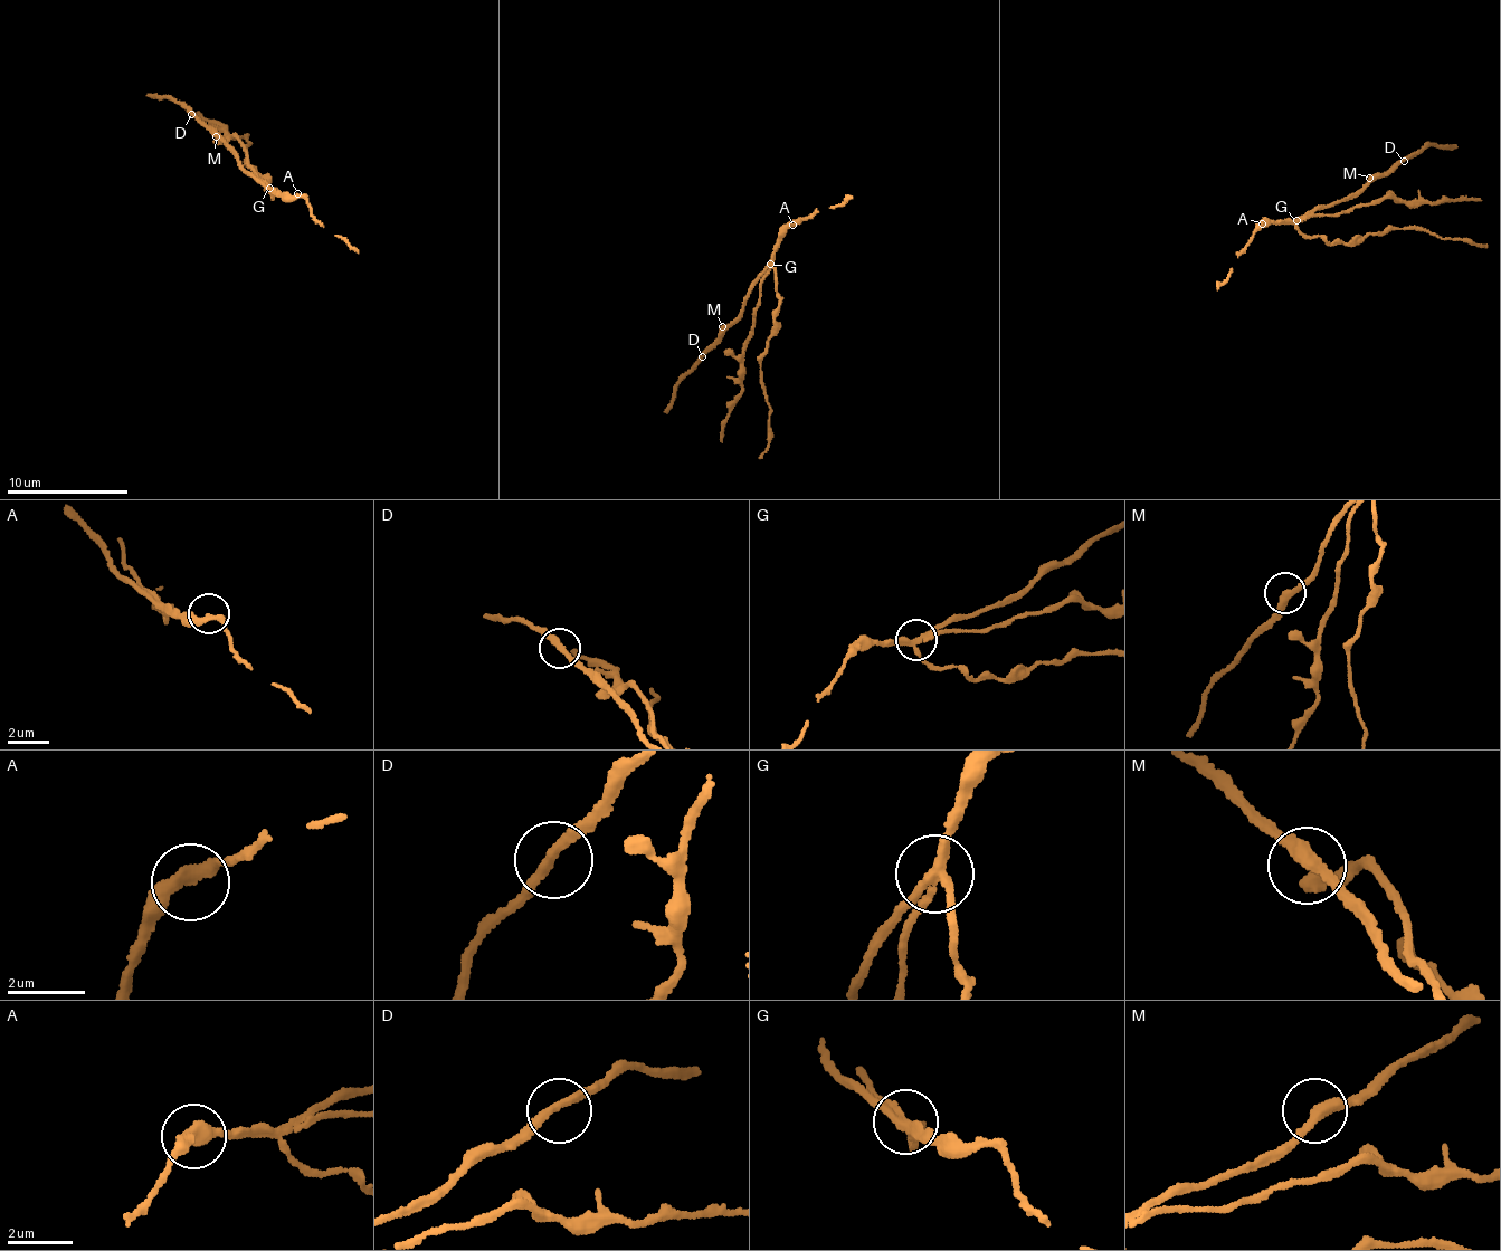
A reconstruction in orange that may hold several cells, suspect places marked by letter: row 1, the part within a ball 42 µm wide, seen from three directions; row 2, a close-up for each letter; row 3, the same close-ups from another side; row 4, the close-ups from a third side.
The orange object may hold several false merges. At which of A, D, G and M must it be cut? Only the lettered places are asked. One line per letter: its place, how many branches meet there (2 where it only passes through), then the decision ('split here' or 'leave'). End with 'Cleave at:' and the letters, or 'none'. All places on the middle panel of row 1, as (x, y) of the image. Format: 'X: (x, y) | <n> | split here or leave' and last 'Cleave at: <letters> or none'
A: (792, 225) | 2 | leave
D: (702, 356) | 2 | leave
G: (770, 264) | 3 | split here
M: (722, 326) | 2 | leave
Cleave at: G

